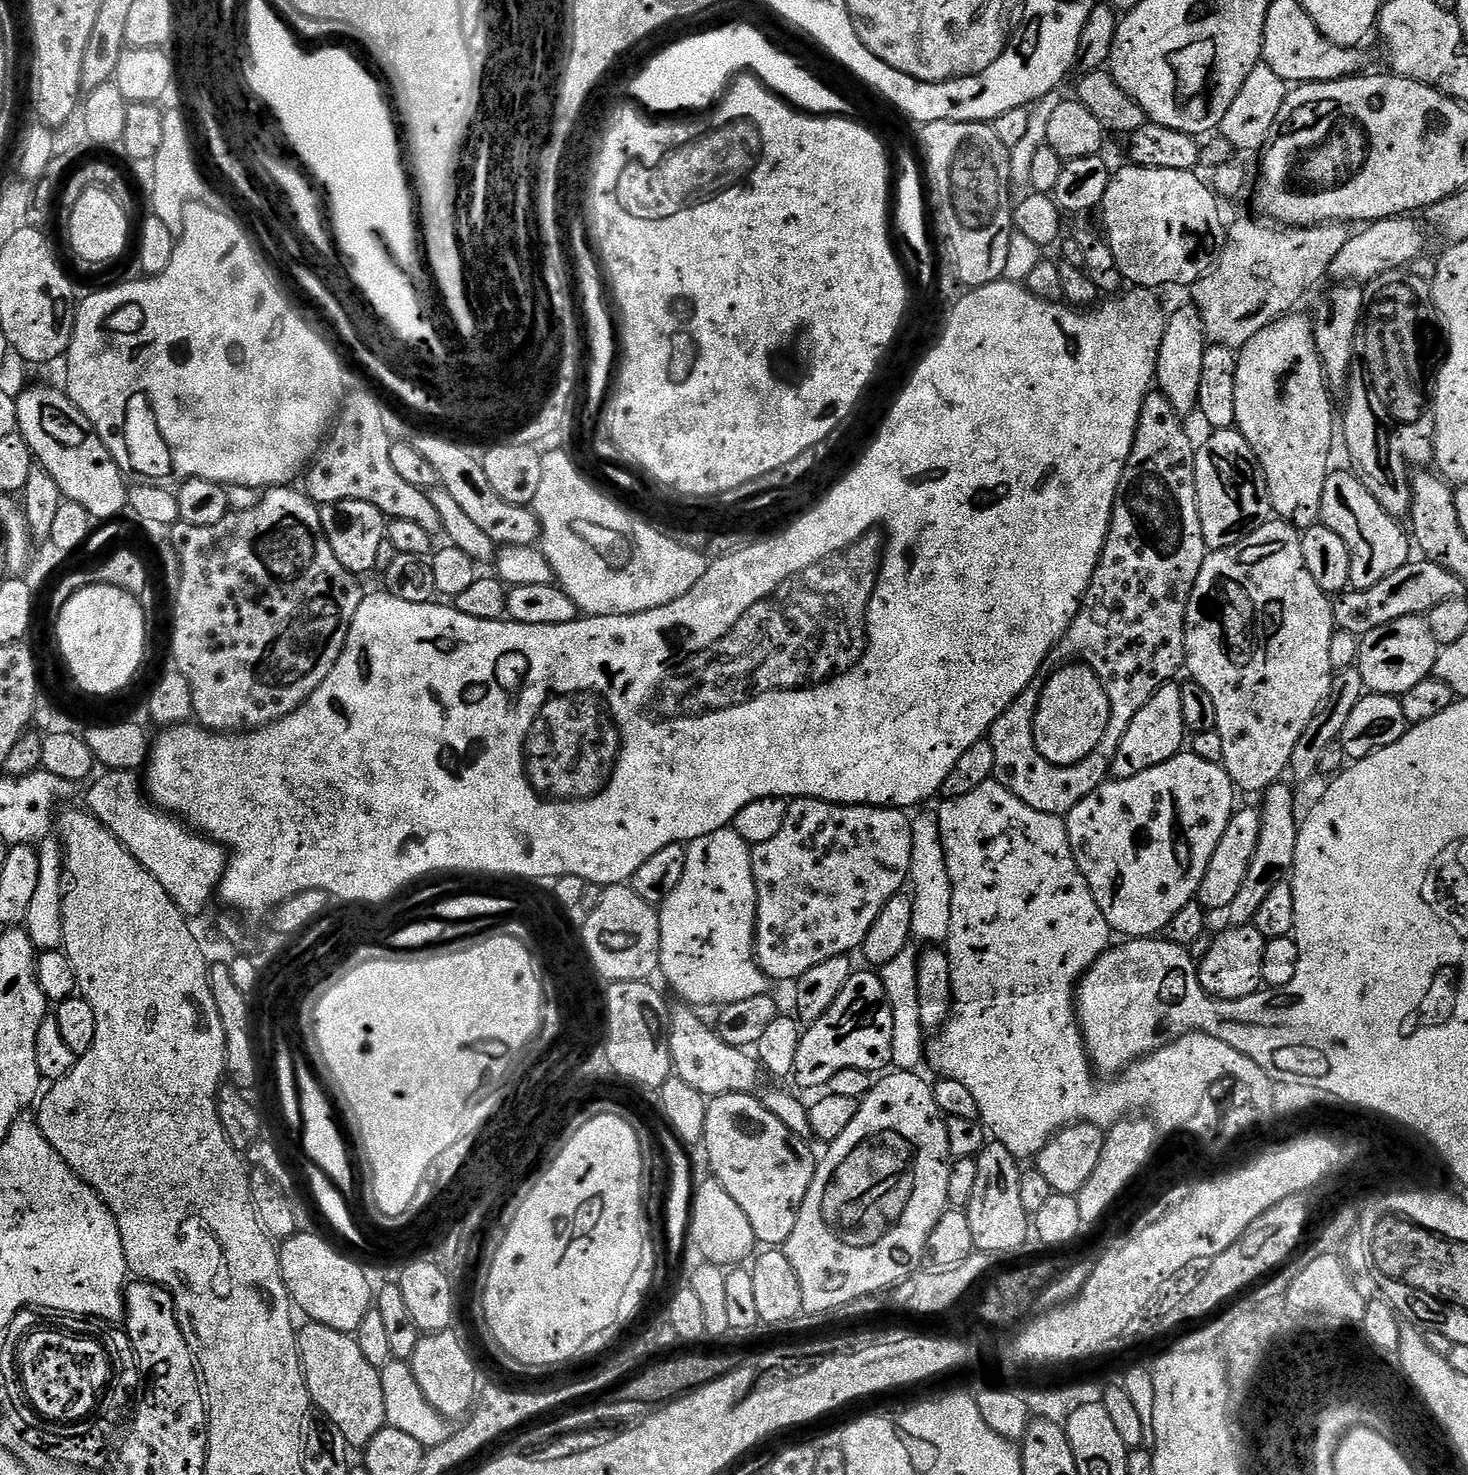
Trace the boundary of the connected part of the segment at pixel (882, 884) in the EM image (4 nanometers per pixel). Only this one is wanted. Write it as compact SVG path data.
M793 799L778 834L752 848L752 869L756 883L756 965L763 970L769 981L794 982L799 976L806 974L806 970L826 962L826 958L848 956L855 948L857 951L863 945L866 934L870 934L870 926L874 926L874 918L878 918L882 906L886 906L890 898L901 895L903 888L900 887L909 883L911 853L912 822L907 811L899 808L876 808L873 804L832 804L829 800Z

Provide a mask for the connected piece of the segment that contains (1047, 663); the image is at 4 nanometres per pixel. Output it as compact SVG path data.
M1059 640L1048 652L1047 658L1042 662L1030 686L1032 698L1034 698L1034 708L1030 716L1030 740L1036 752L1036 758L1044 760L1052 770L1068 770L1068 772L1072 768L1078 768L1078 764L1086 764L1088 752L1092 752L1092 748L1096 746L1096 740L1100 740L1100 734L1112 728L1114 713L1110 692L1100 688L1096 682L1094 664L1080 654L1064 652L1064 643Z

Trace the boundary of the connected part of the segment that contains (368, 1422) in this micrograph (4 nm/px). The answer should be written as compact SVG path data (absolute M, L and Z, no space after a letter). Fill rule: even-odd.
M311 1322L305 1323L305 1328L301 1327L298 1332L298 1343L300 1346L300 1364L304 1367L304 1381L308 1387L309 1401L314 1405L315 1411L319 1412L346 1438L349 1449L363 1450L368 1447L369 1442L388 1423L386 1418L386 1401L382 1395L382 1378L380 1369L370 1366L366 1358L362 1355L362 1350L358 1347L355 1335L338 1330L330 1330L330 1326L322 1326Z

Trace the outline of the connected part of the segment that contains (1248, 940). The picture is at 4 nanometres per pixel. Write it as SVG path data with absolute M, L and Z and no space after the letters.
M1251 923L1226 928L1225 932L1220 932L1213 938L1204 957L1198 960L1198 975L1202 990L1206 990L1208 996L1216 1000L1237 1000L1261 991L1264 984L1262 954L1266 941Z

